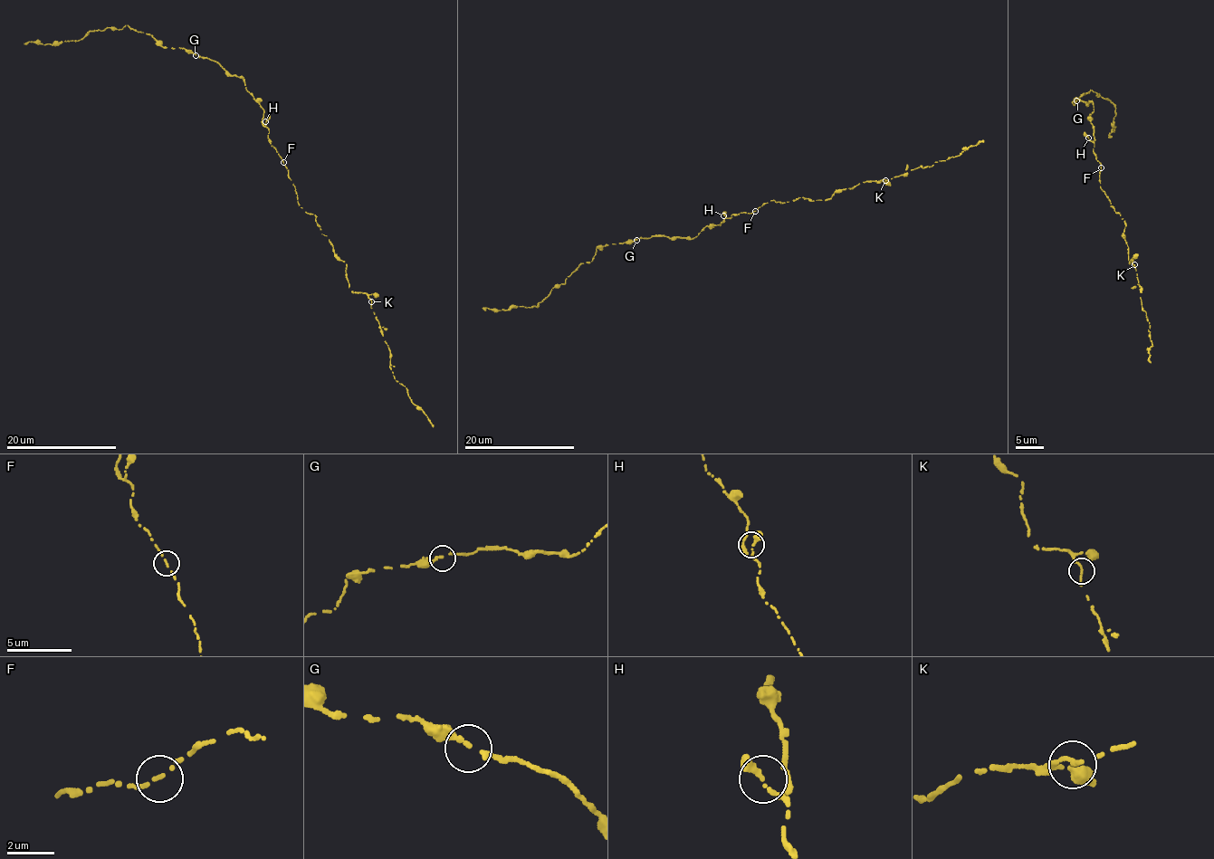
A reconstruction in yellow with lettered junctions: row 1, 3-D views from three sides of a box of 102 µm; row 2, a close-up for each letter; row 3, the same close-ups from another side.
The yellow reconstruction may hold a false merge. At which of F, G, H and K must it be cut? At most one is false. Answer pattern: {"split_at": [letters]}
{"split_at": []}

